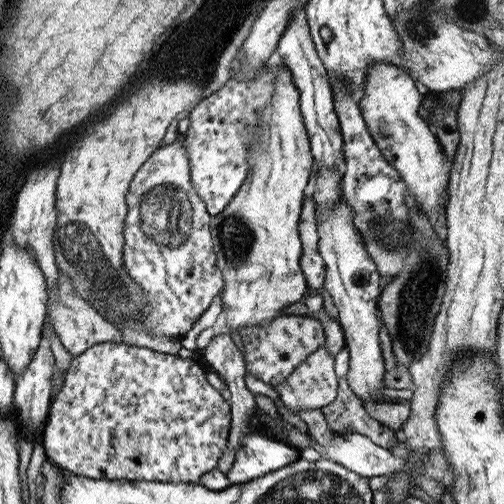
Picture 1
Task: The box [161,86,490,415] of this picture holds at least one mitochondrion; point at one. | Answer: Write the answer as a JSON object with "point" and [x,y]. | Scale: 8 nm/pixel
{"point":[416,296]}

